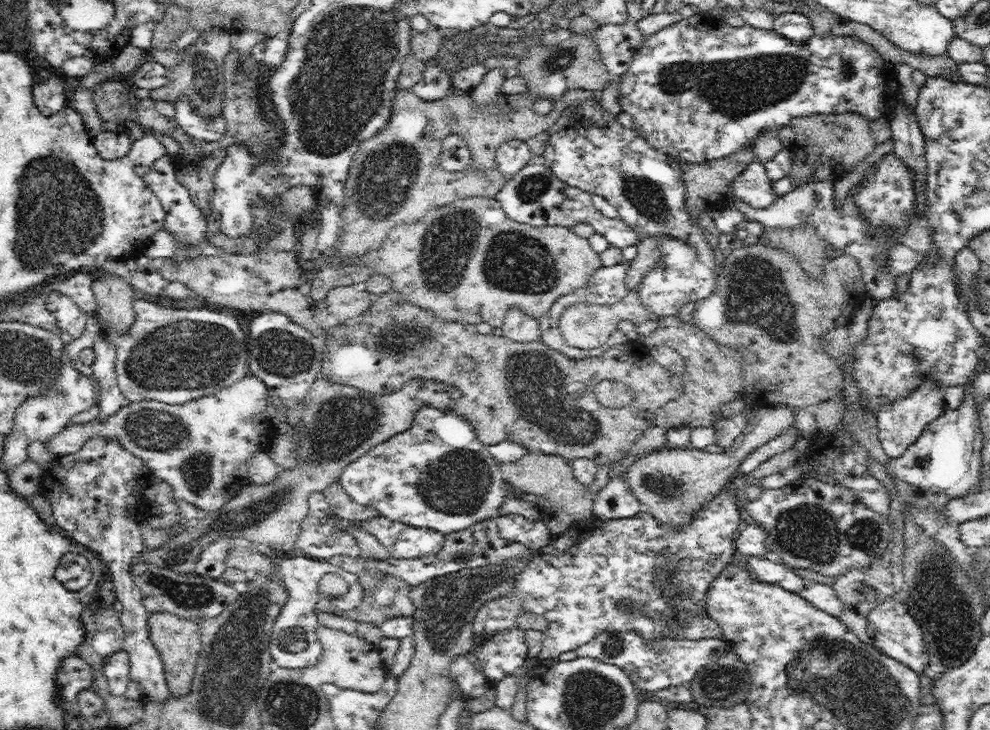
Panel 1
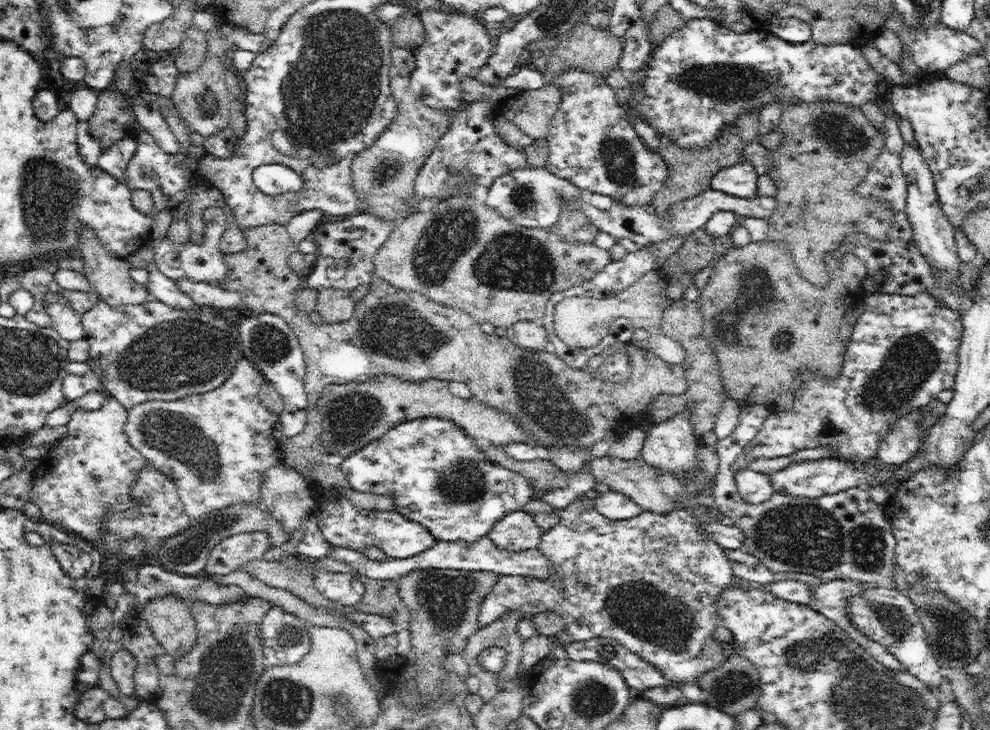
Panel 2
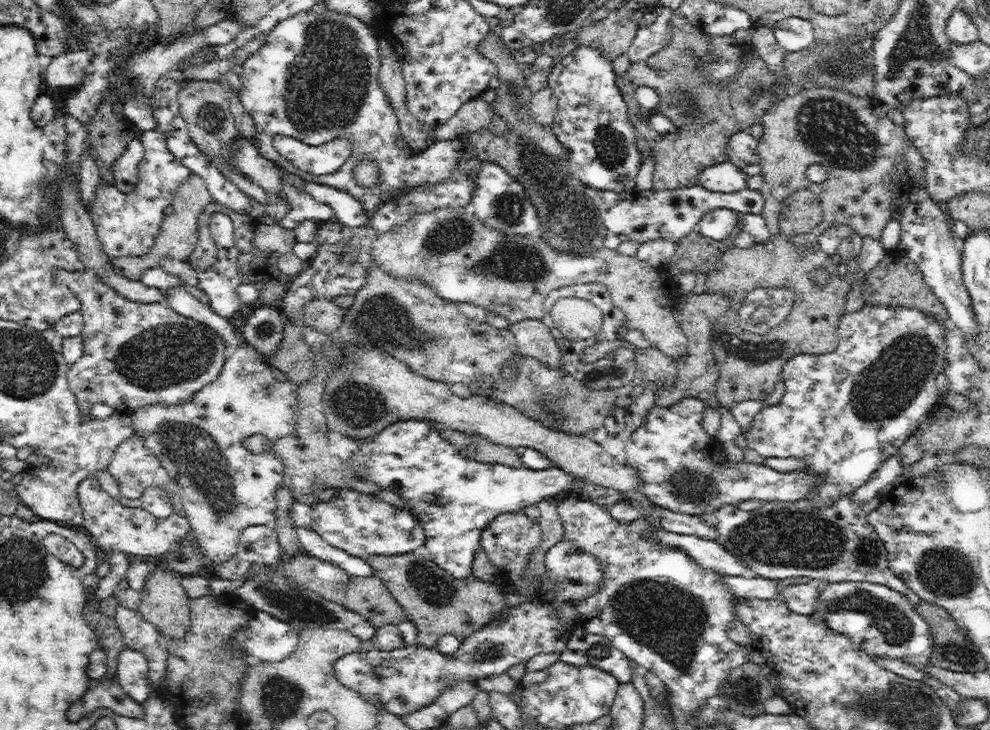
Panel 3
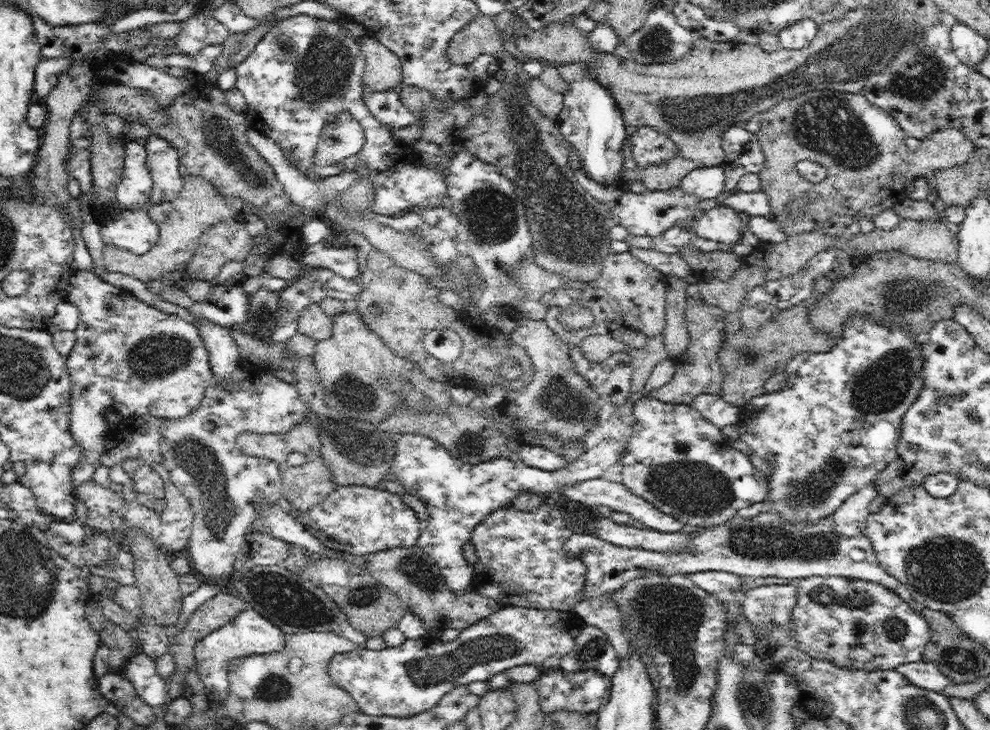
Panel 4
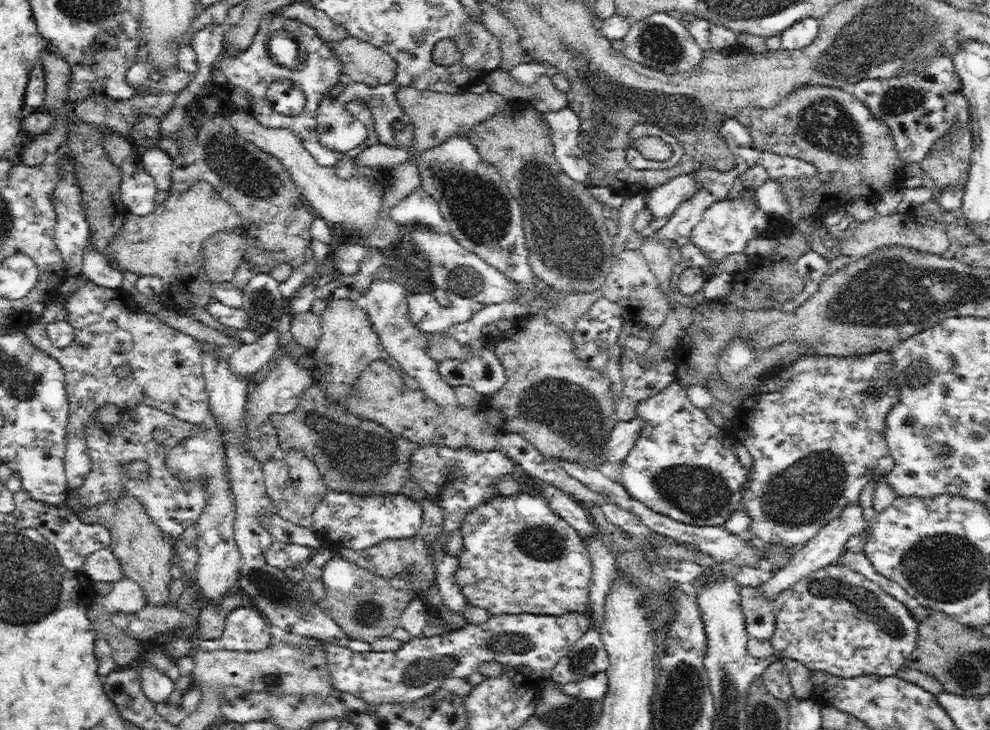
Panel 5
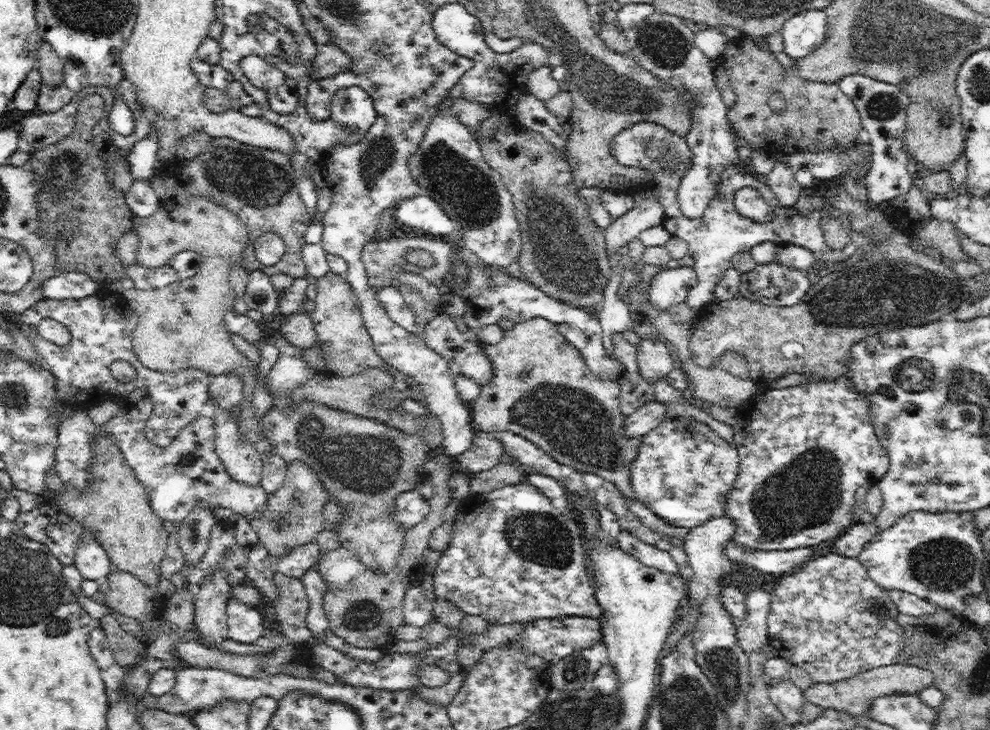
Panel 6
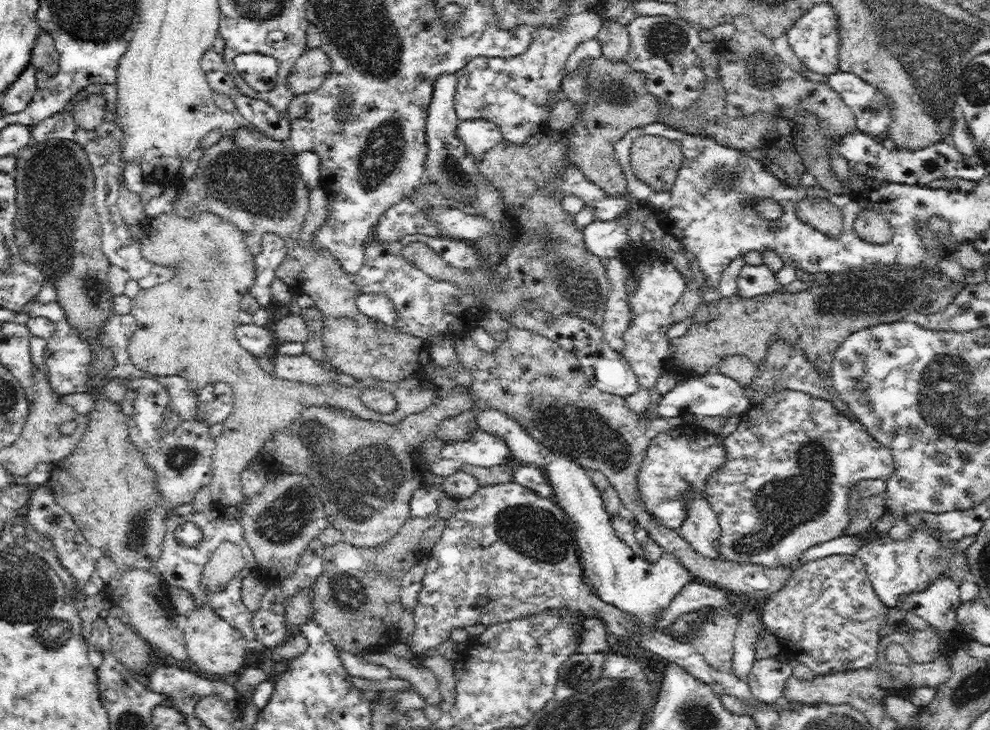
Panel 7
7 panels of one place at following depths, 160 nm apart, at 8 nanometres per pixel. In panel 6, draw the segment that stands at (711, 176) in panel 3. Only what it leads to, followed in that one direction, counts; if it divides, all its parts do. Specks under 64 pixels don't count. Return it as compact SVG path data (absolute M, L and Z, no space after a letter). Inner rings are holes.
M652 193L636 194L634 200L634 206L626 214L614 218L613 222L602 230L606 250L611 254L625 251L626 244L632 238L638 237L643 230L670 225L662 203L652 197Z

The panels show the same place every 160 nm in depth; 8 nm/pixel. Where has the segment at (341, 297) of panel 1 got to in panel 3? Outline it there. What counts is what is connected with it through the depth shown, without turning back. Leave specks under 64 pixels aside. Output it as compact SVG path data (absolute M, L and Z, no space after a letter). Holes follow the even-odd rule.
M334 299L311 300L302 310L305 326L316 329L322 337L331 335L342 324L345 313Z

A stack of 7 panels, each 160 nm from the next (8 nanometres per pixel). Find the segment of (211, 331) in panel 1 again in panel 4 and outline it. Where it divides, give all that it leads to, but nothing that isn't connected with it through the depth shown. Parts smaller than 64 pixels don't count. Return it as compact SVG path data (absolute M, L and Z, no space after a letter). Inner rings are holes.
M78 269L76 274L69 278L67 292L70 301L78 307L78 312L80 313L78 326L75 330L77 342L76 345L74 345L74 349L70 352L70 355L66 358L67 370L70 376L70 381L72 382L72 390L70 390L70 435L72 435L74 443L80 445L80 448L82 448L81 458L76 464L74 464L74 468L72 468L73 487L78 488L82 485L86 485L90 480L92 480L94 471L101 464L101 456L105 451L104 448L106 446L105 436L109 427L106 418L102 415L102 413L104 413L103 411L116 411L121 418L150 414L150 416L154 416L156 419L178 420L178 418L184 418L184 416L188 416L194 412L194 410L200 408L202 399L208 390L216 384L216 381L214 374L212 373L212 368L210 367L209 351L206 349L205 341L202 339L202 335L199 333L200 329L196 324L188 323L176 314L167 314L150 305L146 305L144 302L140 301L140 299L132 295L132 292L116 287L115 285L104 281L104 279L100 279L94 271Z

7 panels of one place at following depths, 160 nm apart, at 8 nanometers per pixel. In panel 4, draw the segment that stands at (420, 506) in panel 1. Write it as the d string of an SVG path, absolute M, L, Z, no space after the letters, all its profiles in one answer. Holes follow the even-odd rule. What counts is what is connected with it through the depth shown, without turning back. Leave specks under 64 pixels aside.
M408 433L391 437L396 454L390 478L400 481L404 491L418 497L429 512L428 526L421 530L417 545L438 565L446 584L456 595L472 587L472 565L466 560L462 548L470 541L470 534L476 524L480 524L494 510L511 506L512 500L520 494L550 495L562 492L564 486L601 478L607 468L616 462L620 463L625 451L625 446L604 439L595 447L586 449L582 456L568 463L567 467L543 471L517 457L498 456L479 465L466 464L452 456L436 439Z

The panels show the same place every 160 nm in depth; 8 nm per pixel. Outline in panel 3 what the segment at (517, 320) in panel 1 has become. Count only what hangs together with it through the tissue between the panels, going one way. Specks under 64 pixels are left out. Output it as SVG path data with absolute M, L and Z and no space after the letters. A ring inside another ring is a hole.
M528 319L514 324L510 322L507 329L516 337L517 353L533 357L551 369L564 369L562 352L551 330L542 320Z

